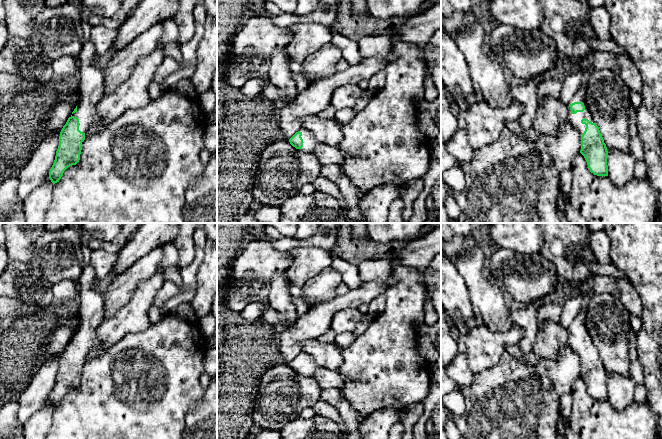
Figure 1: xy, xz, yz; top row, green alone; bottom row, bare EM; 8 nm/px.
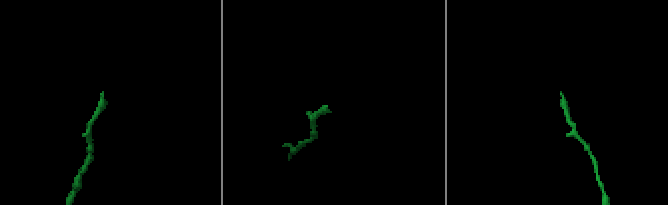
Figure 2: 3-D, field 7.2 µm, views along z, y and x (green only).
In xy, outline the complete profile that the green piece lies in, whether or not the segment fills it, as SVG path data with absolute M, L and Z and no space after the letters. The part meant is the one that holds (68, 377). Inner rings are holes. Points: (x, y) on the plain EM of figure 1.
M91 263L82 270L78 281L77 313L79 323L72 339L63 350L54 387L49 395L53 409L61 403L64 395L80 384L85 357L98 339L97 328L102 322L104 299L94 288L96 281Z

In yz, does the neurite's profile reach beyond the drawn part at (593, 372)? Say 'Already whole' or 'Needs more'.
Needs more

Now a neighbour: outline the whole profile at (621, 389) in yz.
M608 375L608 400L617 411L623 411L634 402L636 384L631 376Z

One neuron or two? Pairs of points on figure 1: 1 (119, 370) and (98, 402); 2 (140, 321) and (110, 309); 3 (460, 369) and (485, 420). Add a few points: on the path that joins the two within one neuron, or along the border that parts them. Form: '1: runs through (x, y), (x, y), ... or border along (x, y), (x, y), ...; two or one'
1: runs through (119, 378), (119, 381), (106, 394); one
2: border along (132, 295), (127, 302), (102, 321); two
3: border along (475, 375), (468, 385), (458, 385); two

